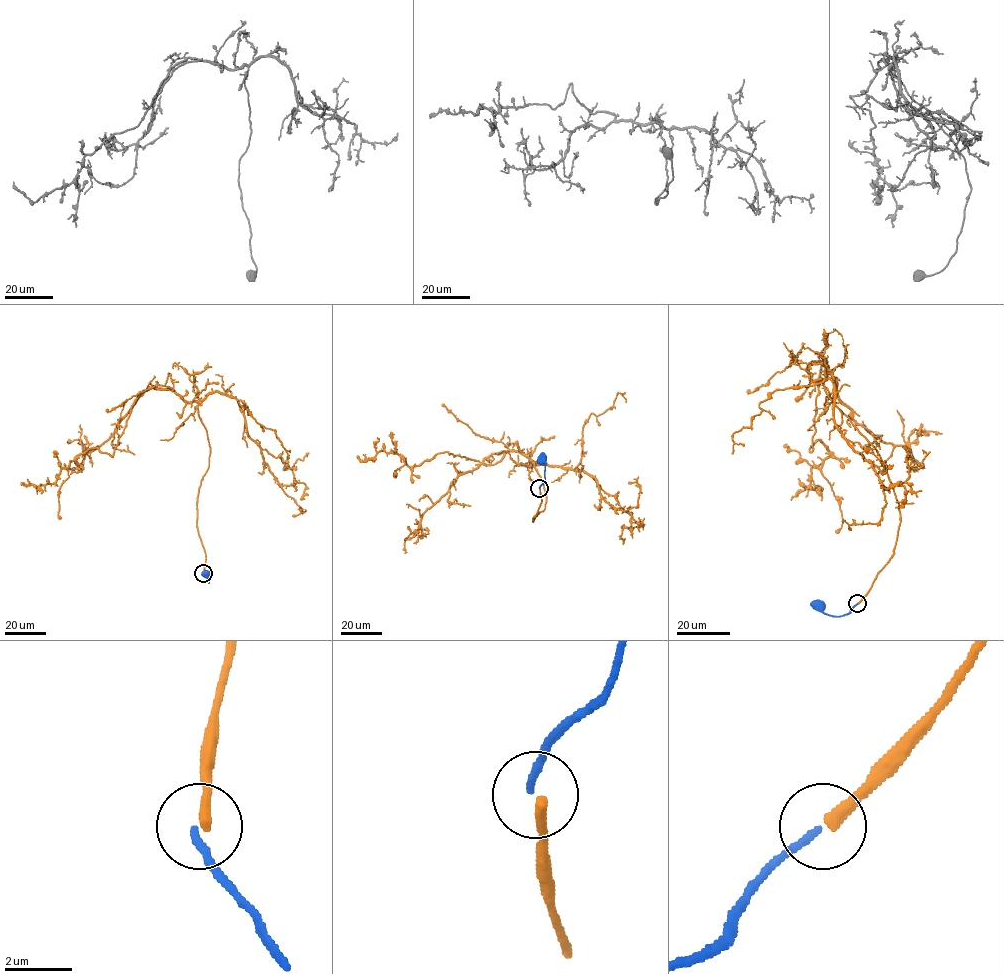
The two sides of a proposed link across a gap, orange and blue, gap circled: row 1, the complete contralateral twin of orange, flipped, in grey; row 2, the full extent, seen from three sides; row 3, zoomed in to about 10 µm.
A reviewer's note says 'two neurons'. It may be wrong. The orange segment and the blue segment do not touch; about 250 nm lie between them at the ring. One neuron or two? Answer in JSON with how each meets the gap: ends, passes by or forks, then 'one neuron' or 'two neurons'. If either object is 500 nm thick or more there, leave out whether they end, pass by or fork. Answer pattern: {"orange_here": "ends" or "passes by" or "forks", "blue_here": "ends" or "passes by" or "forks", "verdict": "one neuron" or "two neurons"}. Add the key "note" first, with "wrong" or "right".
{"note": "right", "orange_here": "ends", "blue_here": "ends", "verdict": "two neurons"}

